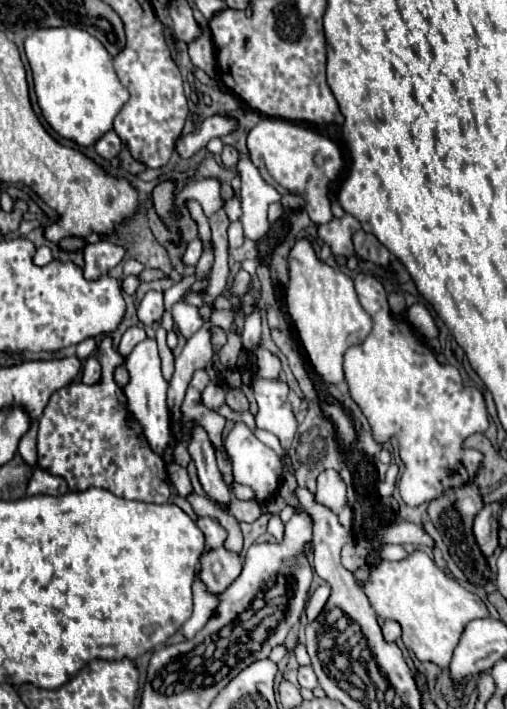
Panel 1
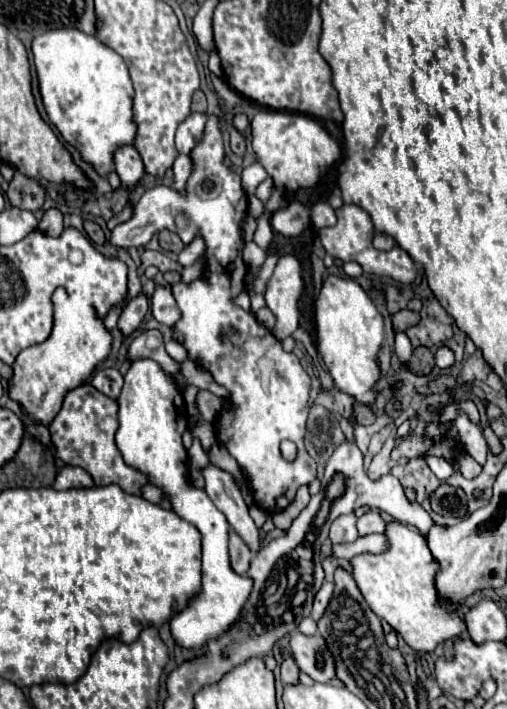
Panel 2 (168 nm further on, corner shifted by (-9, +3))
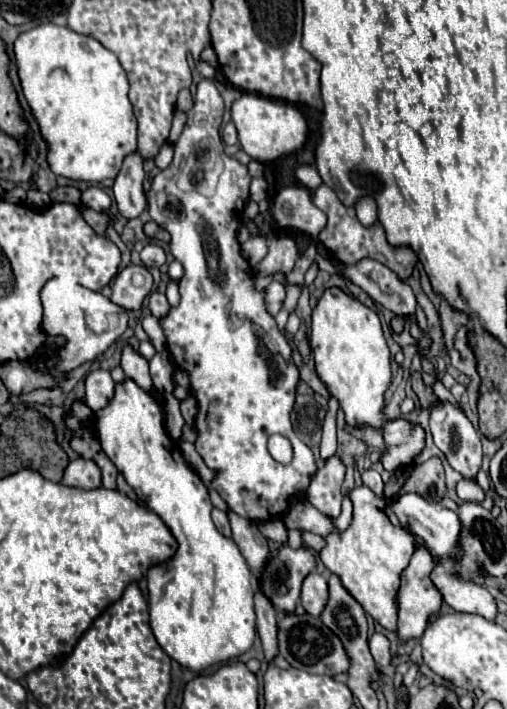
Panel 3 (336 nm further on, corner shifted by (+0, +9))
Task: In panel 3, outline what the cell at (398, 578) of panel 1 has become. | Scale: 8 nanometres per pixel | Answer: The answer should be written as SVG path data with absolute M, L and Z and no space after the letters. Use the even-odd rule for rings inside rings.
M367 486L353 488L349 498L353 502L353 520L345 532L331 532L323 538L325 546L319 550L319 558L329 572L341 578L343 588L375 622L379 622L389 632L395 632L395 594L399 588L399 576L405 570L409 556L415 552L413 536L399 524L389 504L375 496Z

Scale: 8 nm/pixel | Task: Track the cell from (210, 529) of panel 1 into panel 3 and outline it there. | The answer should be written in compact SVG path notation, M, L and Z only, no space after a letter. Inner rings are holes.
M127 378L123 384L117 384L115 396L109 402L109 406L95 414L95 424L101 448L107 454L107 458L125 476L127 484L135 490L137 498L145 502L147 510L155 512L177 540L177 552L169 560L151 566L147 572L149 626L157 644L171 660L179 662L183 668L191 672L201 672L213 664L227 662L245 654L253 646L255 638L251 572L237 544L231 538L225 538L215 528L211 520L213 504L209 500L207 488L203 480L197 476L197 472L189 468L189 464L183 460L181 450L177 450L175 442L171 442L169 434L165 432L161 402Z

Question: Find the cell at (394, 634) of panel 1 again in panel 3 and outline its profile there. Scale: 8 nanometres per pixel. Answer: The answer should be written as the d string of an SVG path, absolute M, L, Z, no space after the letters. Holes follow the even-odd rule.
M373 634L373 638L369 640L369 650L371 650L371 656L373 656L373 660L379 668L385 668L385 666L391 664L389 642L383 634Z

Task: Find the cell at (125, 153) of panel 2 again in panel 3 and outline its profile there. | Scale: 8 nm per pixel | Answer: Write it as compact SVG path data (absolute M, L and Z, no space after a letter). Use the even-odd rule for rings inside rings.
M137 152L129 154L113 186L117 208L125 218L137 218L147 208L147 198L143 192L143 178L145 178L143 158Z

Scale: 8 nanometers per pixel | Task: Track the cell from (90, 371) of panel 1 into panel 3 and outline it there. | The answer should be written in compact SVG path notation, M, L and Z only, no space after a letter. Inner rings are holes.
M95 370L85 380L85 402L93 412L99 412L115 394L115 382L107 370Z

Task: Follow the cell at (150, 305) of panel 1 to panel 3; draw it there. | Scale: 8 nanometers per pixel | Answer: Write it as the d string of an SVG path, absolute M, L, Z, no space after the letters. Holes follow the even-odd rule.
M151 292L151 296L149 296L149 308L151 308L153 316L163 318L169 312L171 306L169 306L169 302L167 302L163 292Z

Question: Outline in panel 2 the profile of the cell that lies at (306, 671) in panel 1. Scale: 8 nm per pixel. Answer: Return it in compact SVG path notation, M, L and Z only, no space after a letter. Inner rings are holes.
M294 632L290 636L292 654L302 672L306 672L316 682L330 682L334 674L334 658L326 648L322 636L304 636Z

